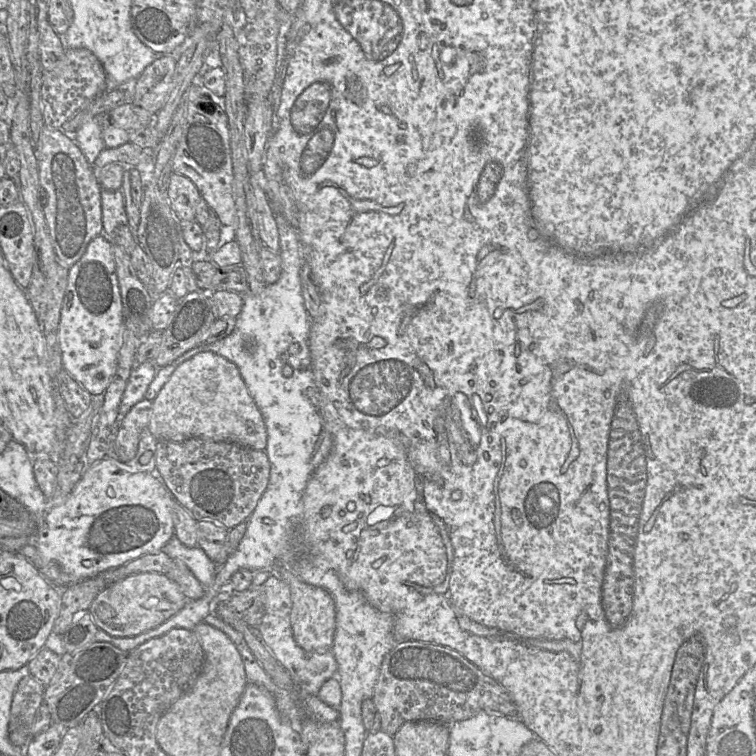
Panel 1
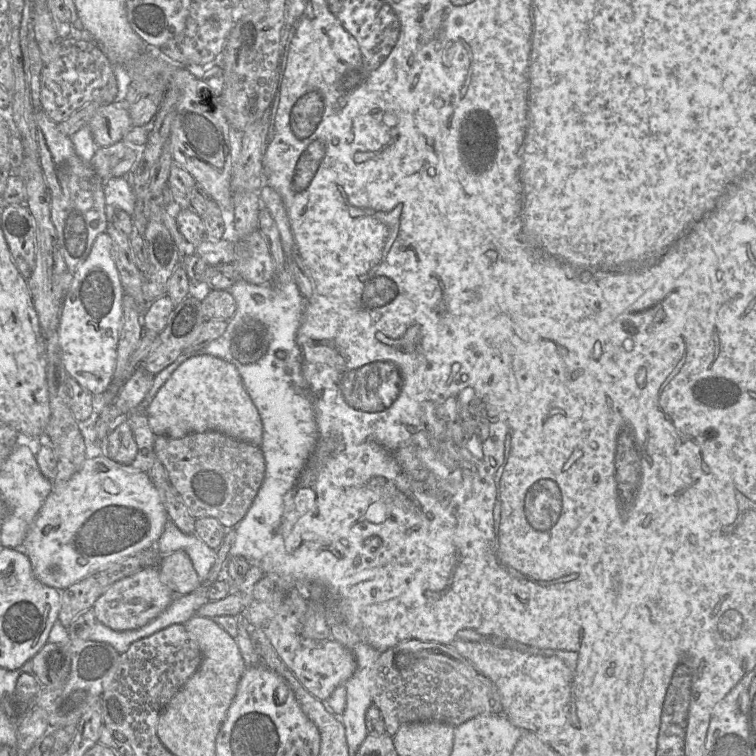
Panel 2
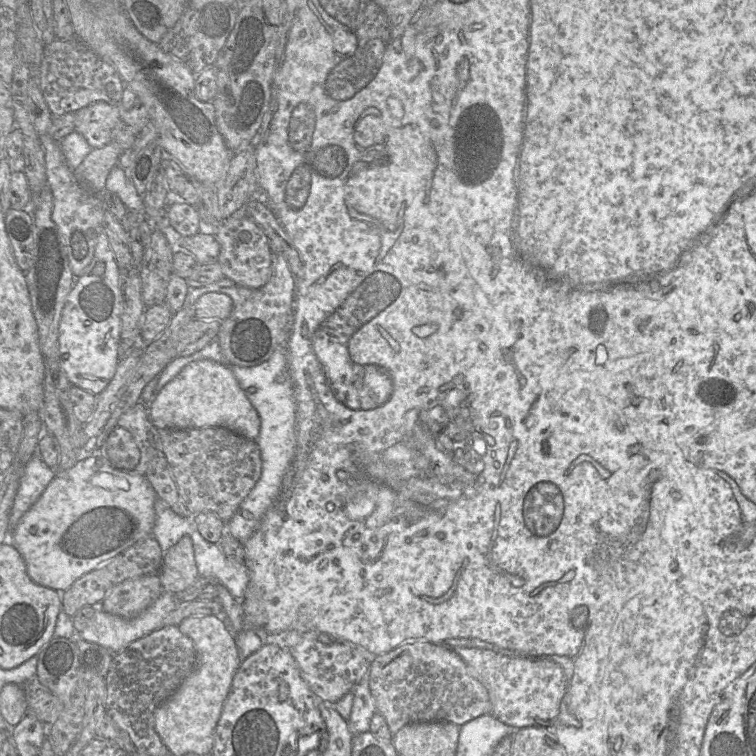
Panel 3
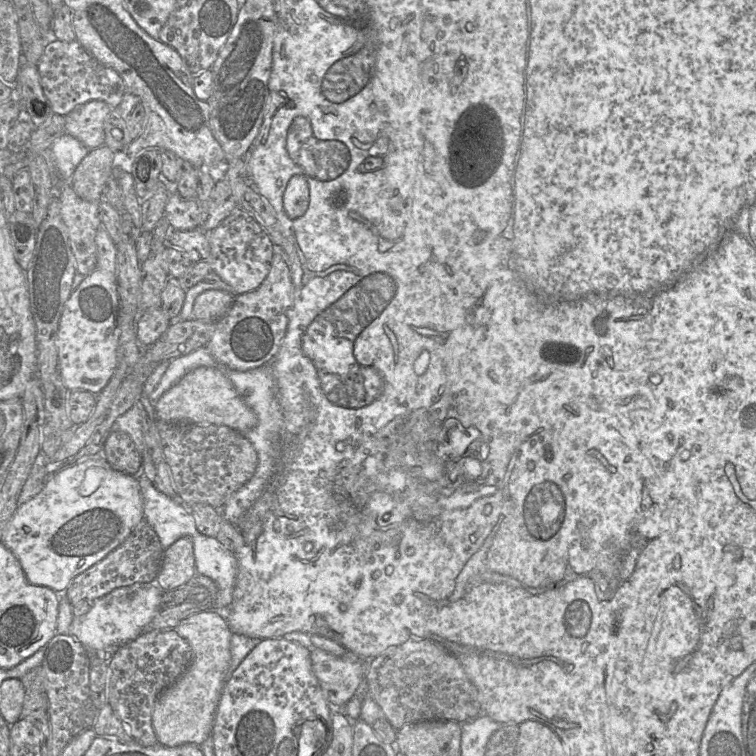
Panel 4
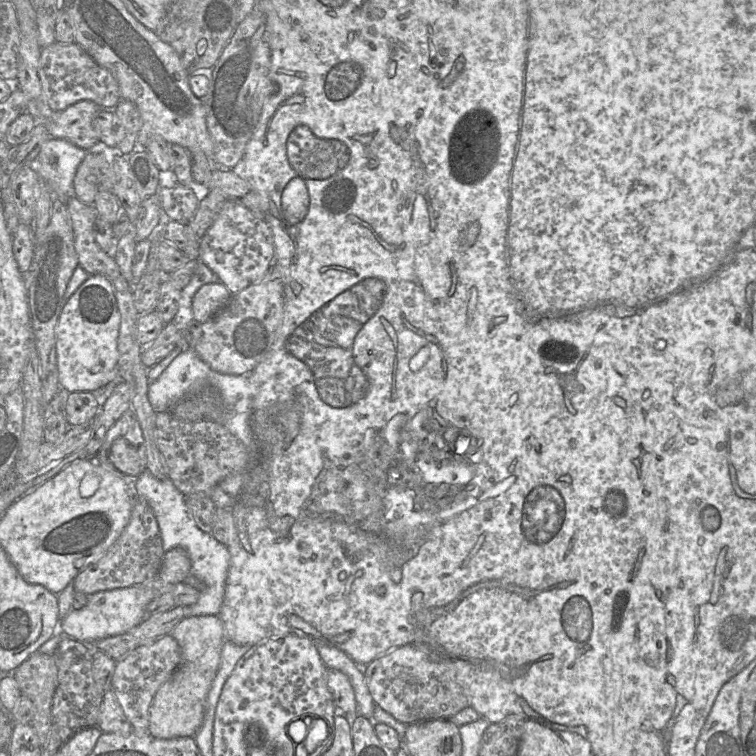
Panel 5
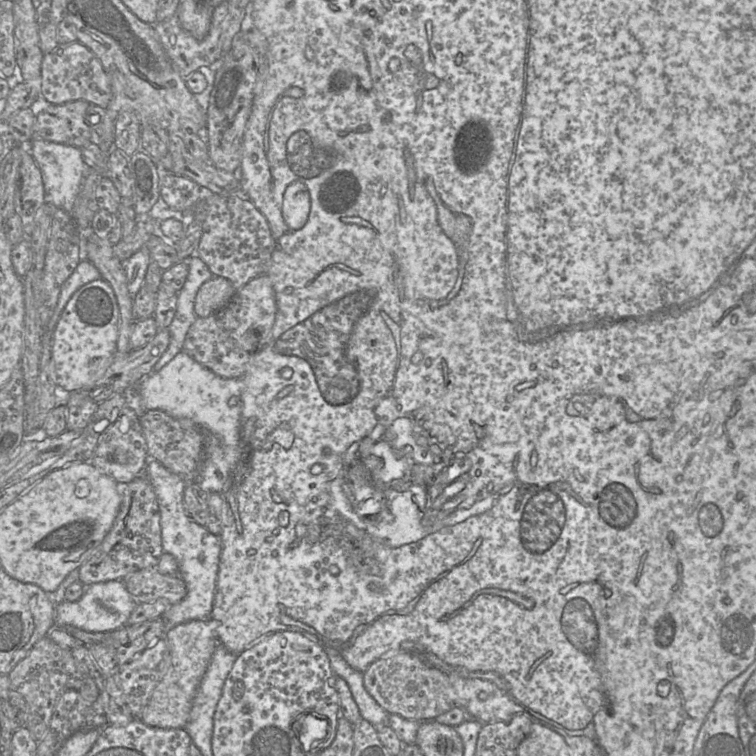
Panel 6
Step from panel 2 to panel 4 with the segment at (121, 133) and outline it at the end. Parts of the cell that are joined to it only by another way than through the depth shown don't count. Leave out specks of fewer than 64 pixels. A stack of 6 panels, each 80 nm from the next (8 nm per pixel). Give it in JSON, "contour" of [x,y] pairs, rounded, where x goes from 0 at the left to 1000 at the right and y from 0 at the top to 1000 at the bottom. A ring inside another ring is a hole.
{"contour":[[[120,132],[86,152],[87,177],[103,184],[115,196],[139,192],[138,164],[148,142],[134,132]]]}

